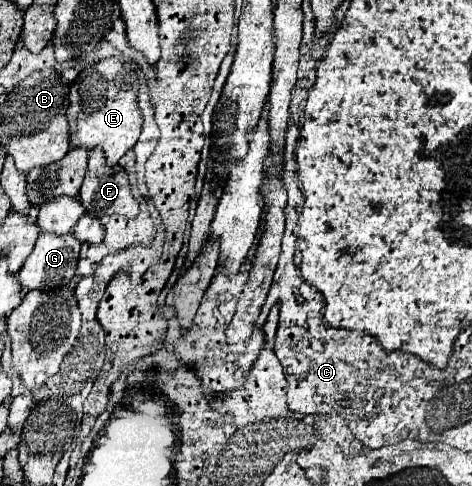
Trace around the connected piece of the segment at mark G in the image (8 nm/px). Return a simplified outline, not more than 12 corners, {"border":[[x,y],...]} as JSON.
{"border":[[42,232],[18,272],[24,290],[72,282],[74,234]]}

